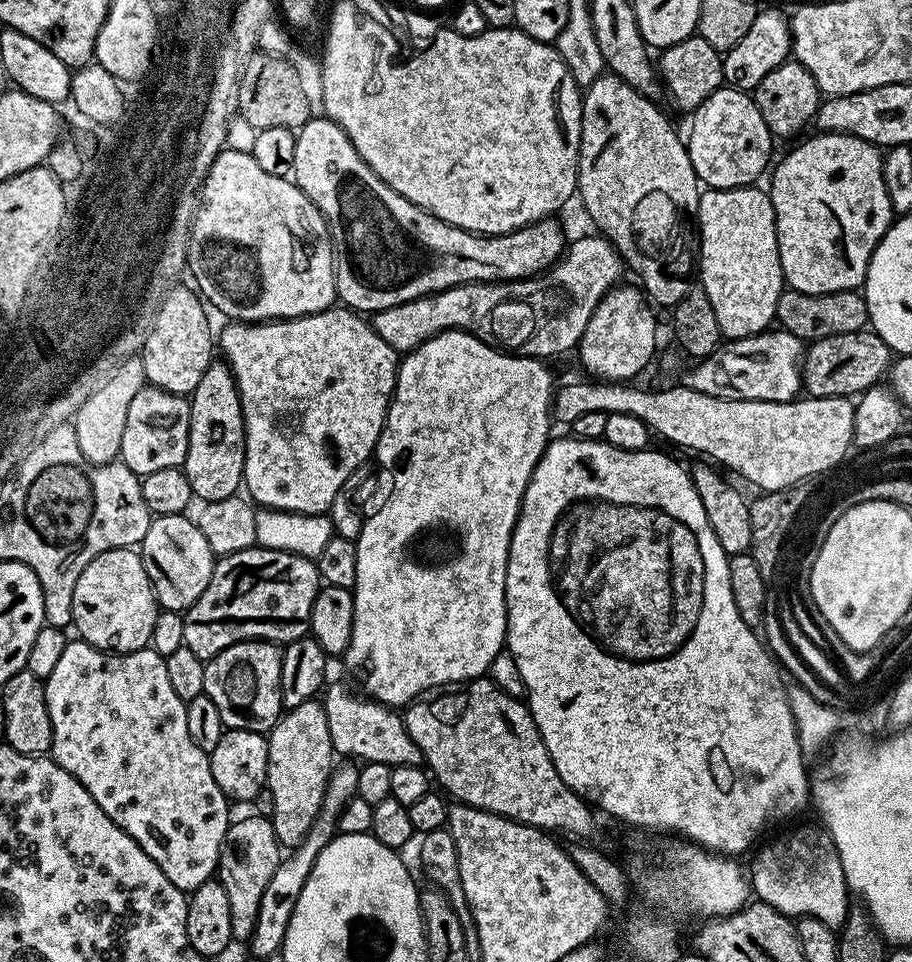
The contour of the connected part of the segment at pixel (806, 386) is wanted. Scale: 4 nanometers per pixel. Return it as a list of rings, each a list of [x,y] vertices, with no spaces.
[[[865,330],[854,334],[830,334],[830,338],[813,340],[804,349],[802,388],[809,397],[856,398],[874,388],[889,375],[894,353],[876,332]]]

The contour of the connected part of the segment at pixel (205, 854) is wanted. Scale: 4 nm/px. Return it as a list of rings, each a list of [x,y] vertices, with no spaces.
[[[72,638],[69,639],[66,650],[62,650],[60,661],[54,665],[54,670],[50,670],[50,674],[44,680],[44,693],[52,723],[50,755],[56,764],[62,766],[62,770],[69,772],[92,795],[94,802],[102,806],[107,816],[127,836],[134,838],[134,842],[138,842],[138,846],[142,846],[146,854],[150,854],[150,858],[162,870],[162,874],[166,874],[166,878],[170,878],[170,882],[174,882],[174,886],[178,886],[181,892],[190,894],[198,886],[213,879],[218,872],[220,847],[224,845],[224,835],[230,823],[230,815],[228,816],[230,801],[218,786],[218,782],[214,782],[209,753],[203,752],[194,742],[194,738],[190,738],[190,726],[186,726],[188,705],[182,698],[178,698],[178,694],[174,694],[174,686],[170,686],[170,677],[166,674],[164,657],[158,655],[150,646],[140,648],[136,652],[109,654],[101,652],[92,644],[87,644],[85,640]]]

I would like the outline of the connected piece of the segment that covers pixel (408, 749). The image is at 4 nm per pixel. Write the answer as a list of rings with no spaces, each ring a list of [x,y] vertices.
[[[331,684],[323,689],[322,703],[326,710],[326,722],[330,726],[332,750],[337,757],[352,758],[352,755],[356,755],[357,761],[370,764],[382,762],[393,769],[424,764],[424,756],[418,750],[414,738],[410,738],[399,711],[371,698],[359,700],[354,693],[348,692],[344,684]]]

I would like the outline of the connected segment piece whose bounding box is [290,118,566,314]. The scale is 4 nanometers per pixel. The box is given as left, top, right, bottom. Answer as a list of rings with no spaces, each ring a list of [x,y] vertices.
[[[310,118],[296,132],[291,179],[314,202],[324,216],[327,235],[332,242],[332,265],[336,279],[336,295],[343,307],[361,314],[375,314],[402,302],[445,292],[463,284],[499,284],[526,280],[543,273],[560,259],[566,239],[555,224],[555,219],[537,220],[516,232],[504,236],[485,236],[467,232],[453,224],[442,222],[422,210],[414,202],[402,198],[354,149],[347,136],[327,118]]]

